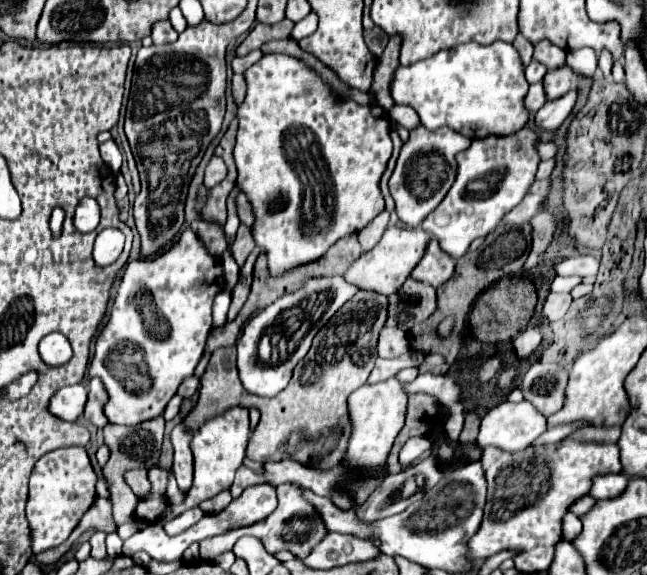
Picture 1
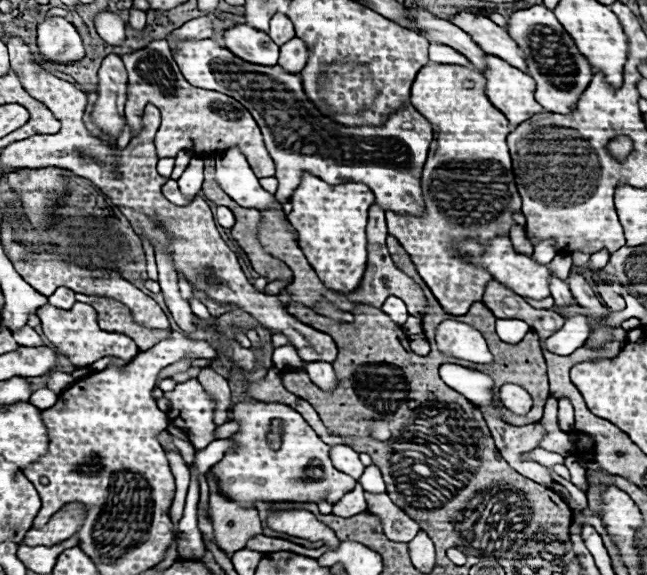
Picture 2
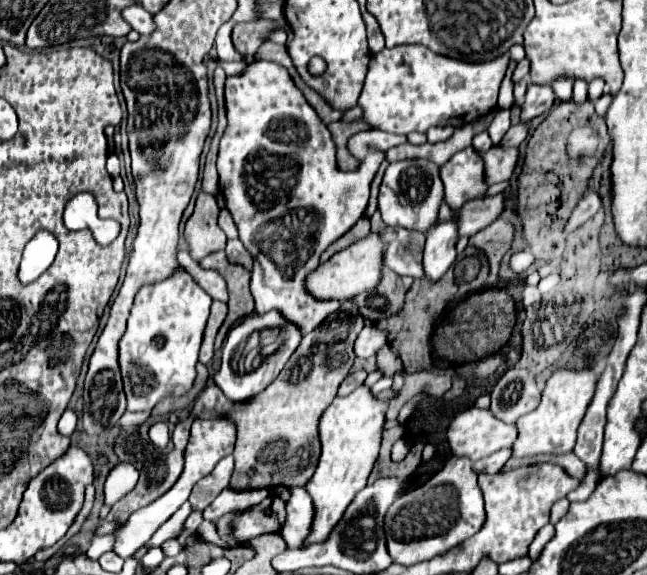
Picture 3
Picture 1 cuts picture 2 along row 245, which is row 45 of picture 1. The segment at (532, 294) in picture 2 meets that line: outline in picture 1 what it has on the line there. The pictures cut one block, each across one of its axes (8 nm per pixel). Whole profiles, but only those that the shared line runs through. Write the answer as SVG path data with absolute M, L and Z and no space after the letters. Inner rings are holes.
M470 42L442 50L432 58L398 66L390 84L394 104L414 108L424 128L436 130L448 126L470 138L510 136L518 132L528 120L528 112L522 106L526 92L528 82L524 78L522 60L508 42L488 46Z

